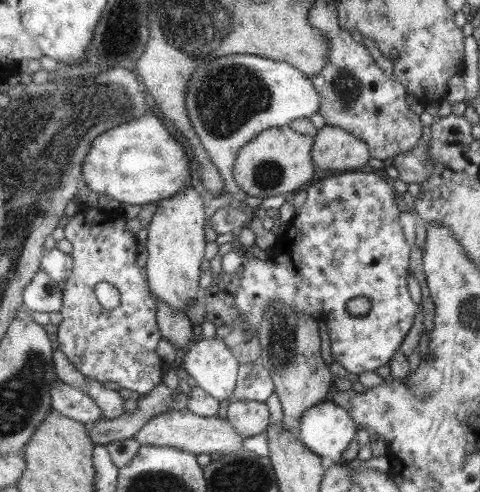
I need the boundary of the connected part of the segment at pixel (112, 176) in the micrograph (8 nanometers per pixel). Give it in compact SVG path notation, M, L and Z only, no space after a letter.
M153 114L142 115L100 134L83 159L82 177L90 190L104 192L123 206L150 204L173 198L186 186L192 186L190 160L186 150Z

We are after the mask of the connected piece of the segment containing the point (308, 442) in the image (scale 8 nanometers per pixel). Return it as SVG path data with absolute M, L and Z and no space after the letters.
M320 402L302 413L296 435L314 454L340 463L342 453L356 438L350 412L330 402Z

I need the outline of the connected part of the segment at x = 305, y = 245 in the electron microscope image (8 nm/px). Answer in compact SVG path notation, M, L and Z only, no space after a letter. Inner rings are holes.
M350 171L307 185L306 192L306 203L297 210L291 225L278 235L275 247L268 252L270 260L260 261L245 253L246 262L239 273L241 282L234 305L253 334L257 333L264 309L270 301L280 301L290 309L298 309L318 323L324 321L330 331L331 355L336 362L358 375L368 370L375 371L379 366L390 364L420 311L420 305L412 301L408 292L406 278L409 276L411 246L407 244L400 226L401 212L392 182L372 172ZM358 296L366 296L370 301L370 310L365 315L351 315L346 308L348 301Z

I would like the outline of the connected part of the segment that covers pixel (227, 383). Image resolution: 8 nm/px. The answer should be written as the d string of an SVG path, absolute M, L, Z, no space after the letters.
M200 336L189 347L190 350L184 356L184 369L182 374L194 378L198 387L202 388L202 390L210 394L212 398L216 398L219 402L230 398L234 394L240 367L236 356L216 336L209 340Z

